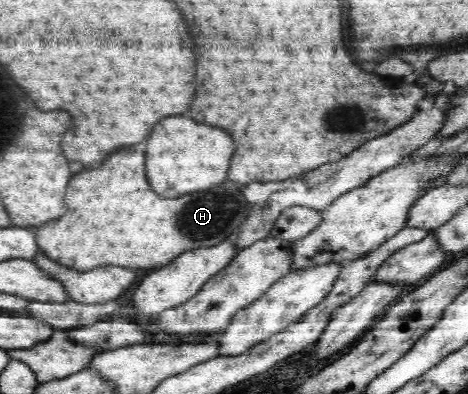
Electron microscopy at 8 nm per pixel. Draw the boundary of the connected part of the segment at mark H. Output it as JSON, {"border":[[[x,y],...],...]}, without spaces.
{"border":[[[118,150],[98,170],[76,174],[66,188],[68,212],[36,228],[40,252],[66,264],[88,271],[100,266],[149,267],[162,269],[184,251],[214,247],[244,225],[252,204],[248,204],[234,182],[212,186],[204,192],[182,198],[156,196],[146,180],[142,152]]]}

